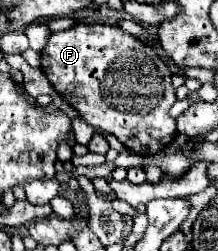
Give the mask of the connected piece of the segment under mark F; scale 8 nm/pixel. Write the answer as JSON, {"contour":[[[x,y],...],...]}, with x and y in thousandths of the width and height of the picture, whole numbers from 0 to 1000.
{"contour":[[[358,88],[312,120],[248,127],[220,175],[183,207],[193,279],[220,303],[248,359],[358,438],[358,454],[431,510],[523,534],[596,606],[642,622],[706,622],[752,582],[771,582],[807,542],[807,478],[771,454],[780,422],[807,406],[789,351],[780,263],[706,207],[697,183],[661,175],[606,135],[578,135],[532,96],[394,96]]]}

